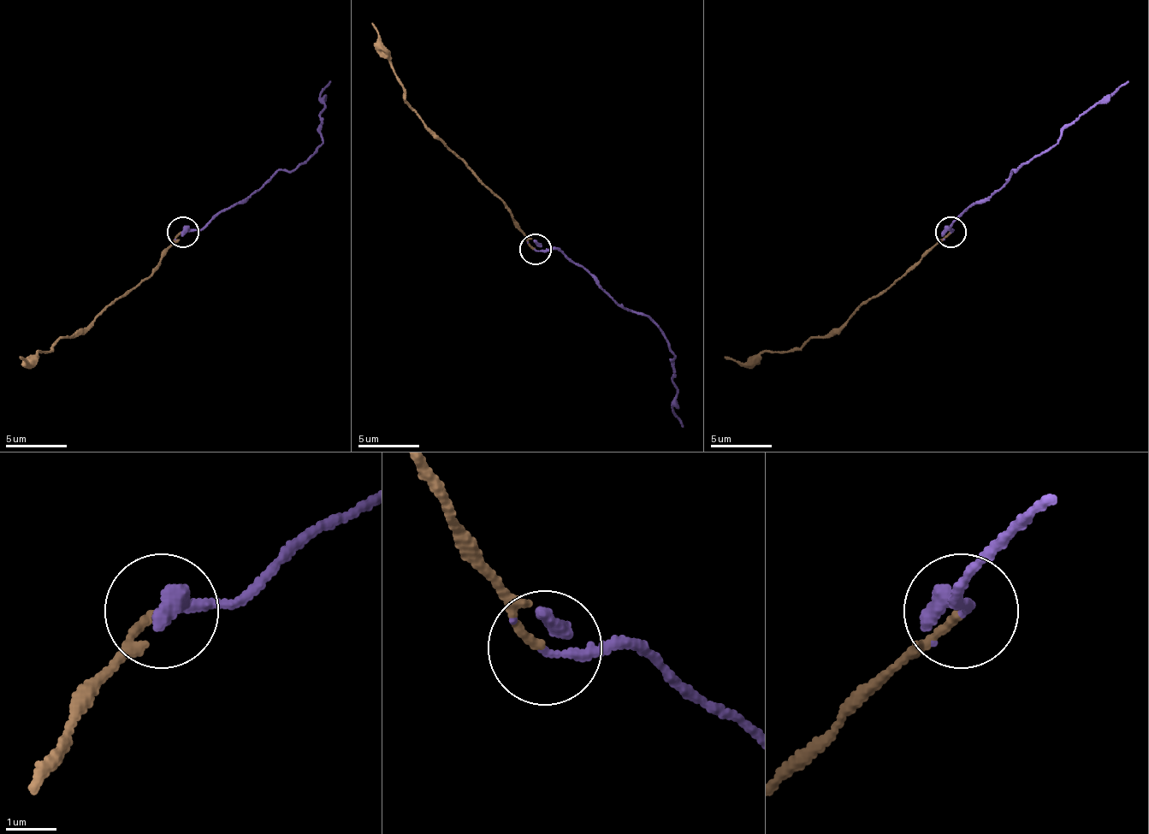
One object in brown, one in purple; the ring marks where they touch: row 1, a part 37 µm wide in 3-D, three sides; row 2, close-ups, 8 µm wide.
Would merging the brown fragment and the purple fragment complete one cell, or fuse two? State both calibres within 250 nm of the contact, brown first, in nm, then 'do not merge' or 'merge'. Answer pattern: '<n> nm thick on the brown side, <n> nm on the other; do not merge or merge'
140 nm thick on the brown side, 130 nm on the other; merge

